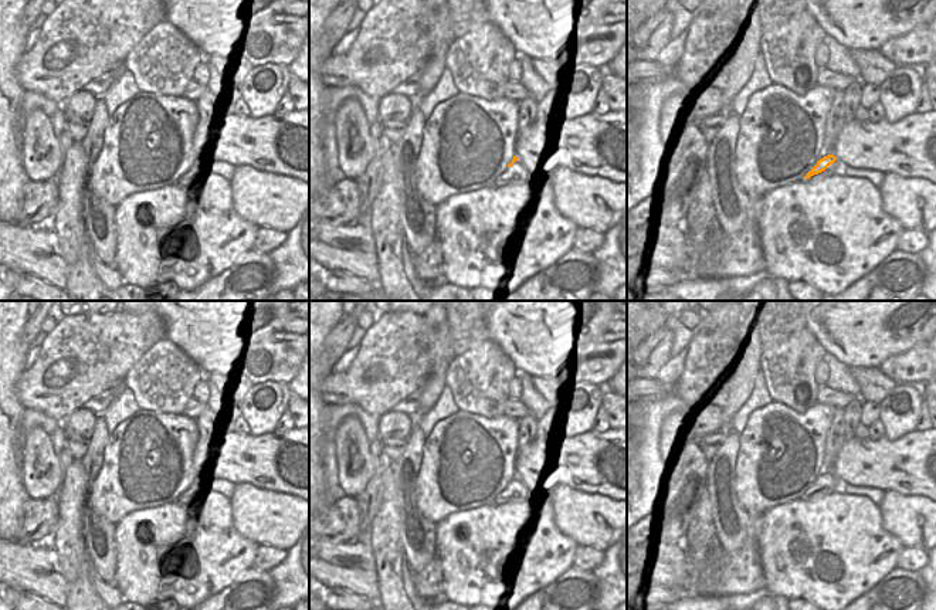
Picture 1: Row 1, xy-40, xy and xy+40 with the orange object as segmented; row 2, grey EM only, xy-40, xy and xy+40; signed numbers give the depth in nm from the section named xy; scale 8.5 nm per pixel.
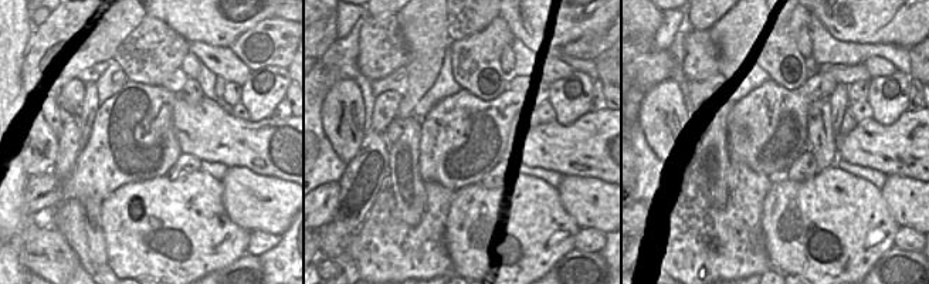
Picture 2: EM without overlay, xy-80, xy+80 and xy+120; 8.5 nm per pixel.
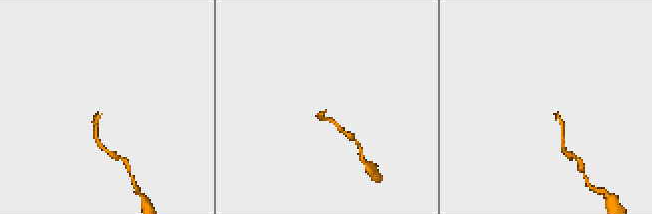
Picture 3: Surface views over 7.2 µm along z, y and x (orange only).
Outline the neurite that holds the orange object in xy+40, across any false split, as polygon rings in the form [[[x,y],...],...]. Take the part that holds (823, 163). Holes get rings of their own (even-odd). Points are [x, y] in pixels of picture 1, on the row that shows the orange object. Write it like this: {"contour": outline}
{"contour": [[[834,155],[824,156],[817,165],[804,176],[803,183],[818,183],[827,173],[834,172],[844,174],[844,163]]]}

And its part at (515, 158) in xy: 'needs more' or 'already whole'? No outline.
needs more

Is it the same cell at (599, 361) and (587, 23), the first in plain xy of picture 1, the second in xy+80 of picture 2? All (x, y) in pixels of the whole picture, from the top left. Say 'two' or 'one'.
two

